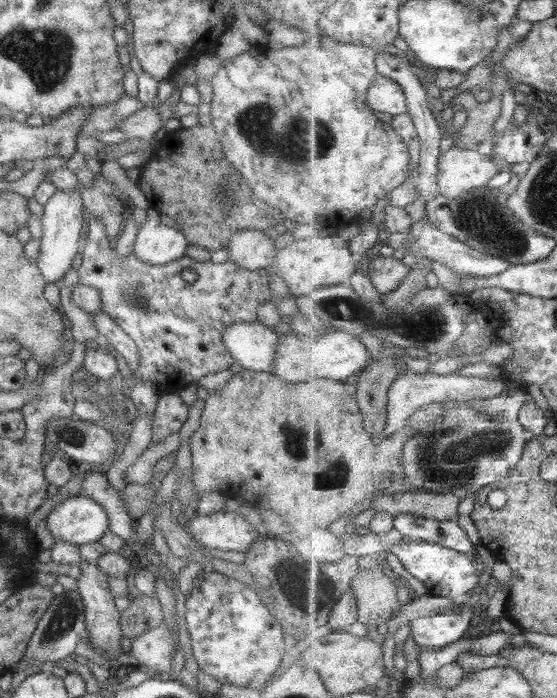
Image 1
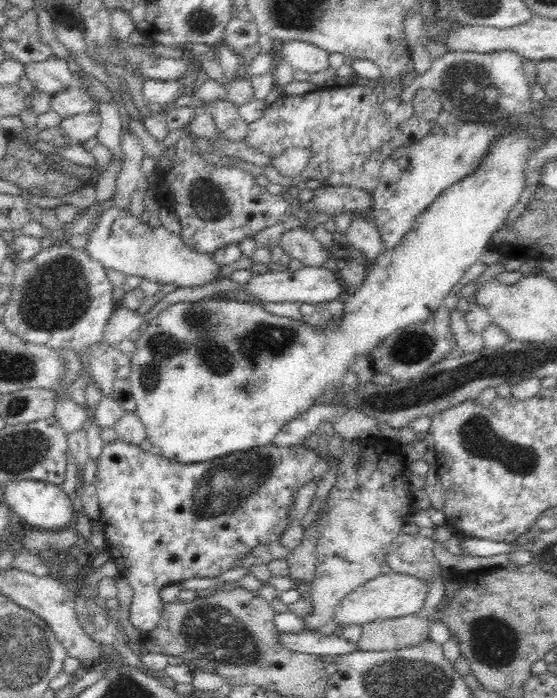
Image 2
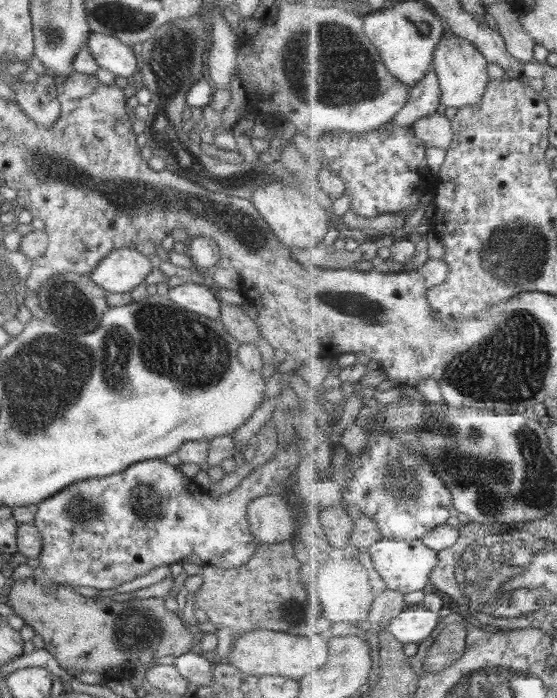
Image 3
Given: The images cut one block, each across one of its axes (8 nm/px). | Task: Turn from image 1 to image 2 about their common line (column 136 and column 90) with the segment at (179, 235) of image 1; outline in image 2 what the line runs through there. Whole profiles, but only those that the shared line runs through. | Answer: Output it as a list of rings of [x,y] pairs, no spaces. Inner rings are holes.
[[[110,207],[101,213],[88,240],[86,253],[104,269],[123,273],[126,277],[137,276],[160,285],[174,283],[178,288],[195,287],[217,282],[222,267],[212,259],[212,254],[192,251],[185,246],[179,235],[171,234],[162,225],[147,226],[132,213],[120,207]]]

